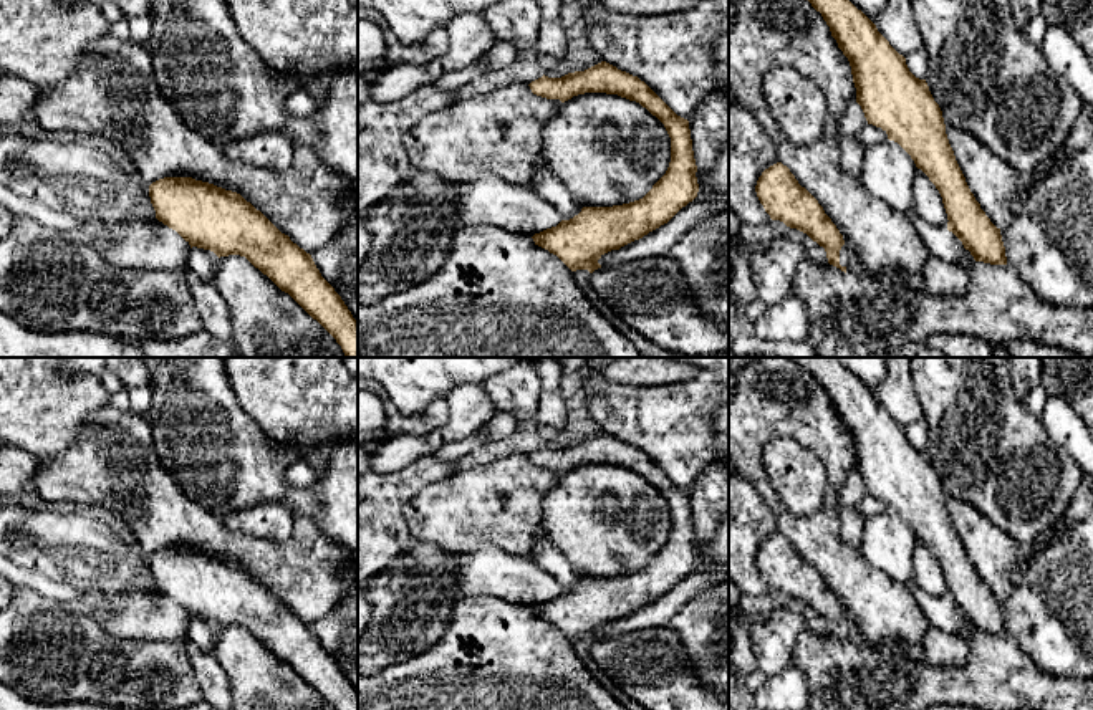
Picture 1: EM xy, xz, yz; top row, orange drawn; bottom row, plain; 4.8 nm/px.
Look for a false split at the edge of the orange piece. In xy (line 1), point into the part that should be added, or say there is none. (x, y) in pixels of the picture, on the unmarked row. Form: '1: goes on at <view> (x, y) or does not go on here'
1: does not go on here

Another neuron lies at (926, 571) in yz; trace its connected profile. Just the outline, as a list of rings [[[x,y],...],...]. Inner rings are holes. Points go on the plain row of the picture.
[[[916,540],[911,551],[911,579],[919,591],[947,601],[947,584],[942,574],[942,568],[929,548]]]

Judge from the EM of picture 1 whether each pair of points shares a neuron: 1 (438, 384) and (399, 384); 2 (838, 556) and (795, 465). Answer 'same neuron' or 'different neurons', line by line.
1: same neuron
2: different neurons

